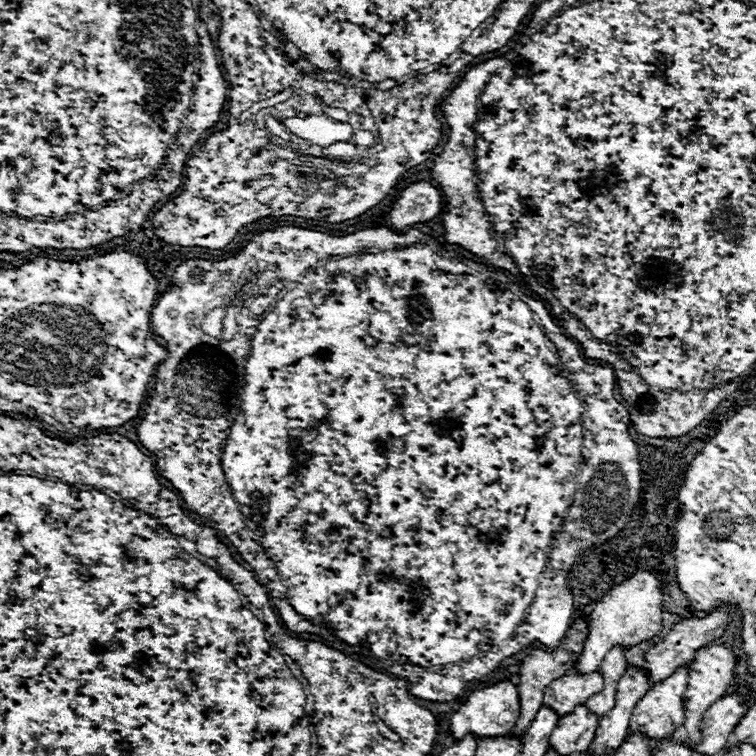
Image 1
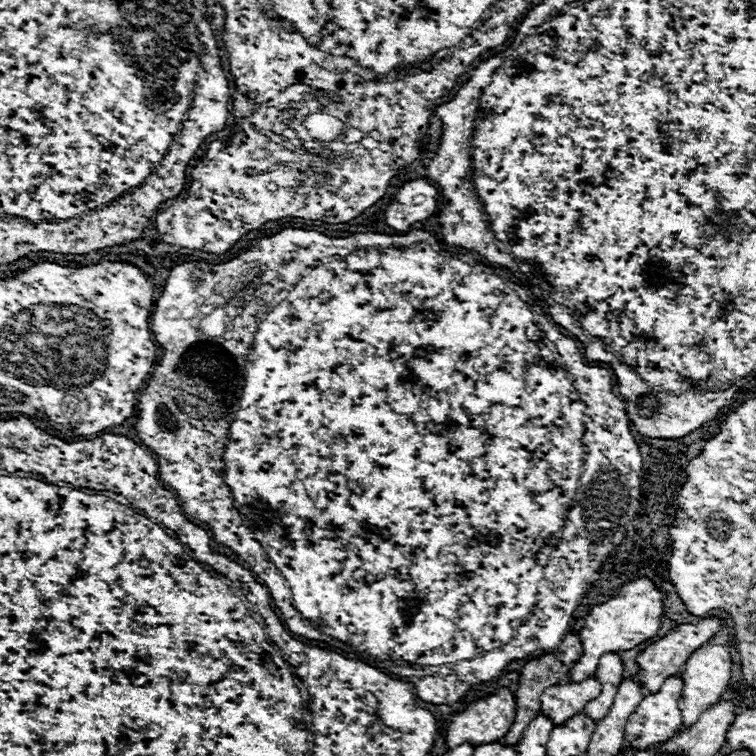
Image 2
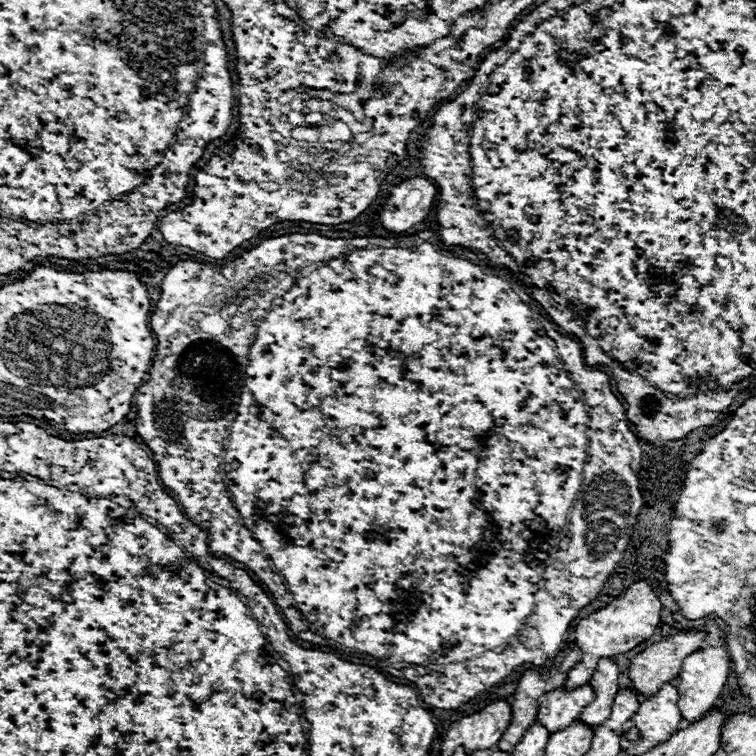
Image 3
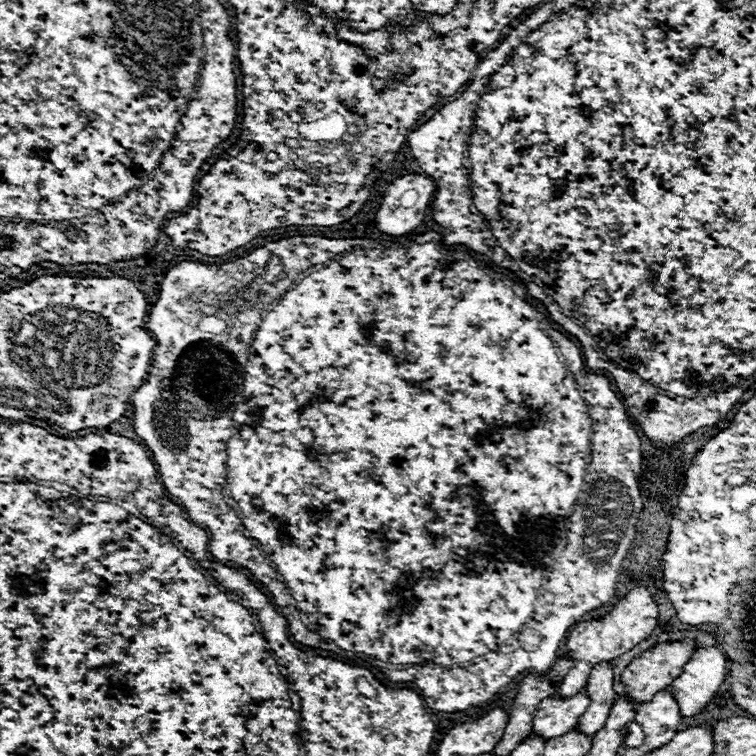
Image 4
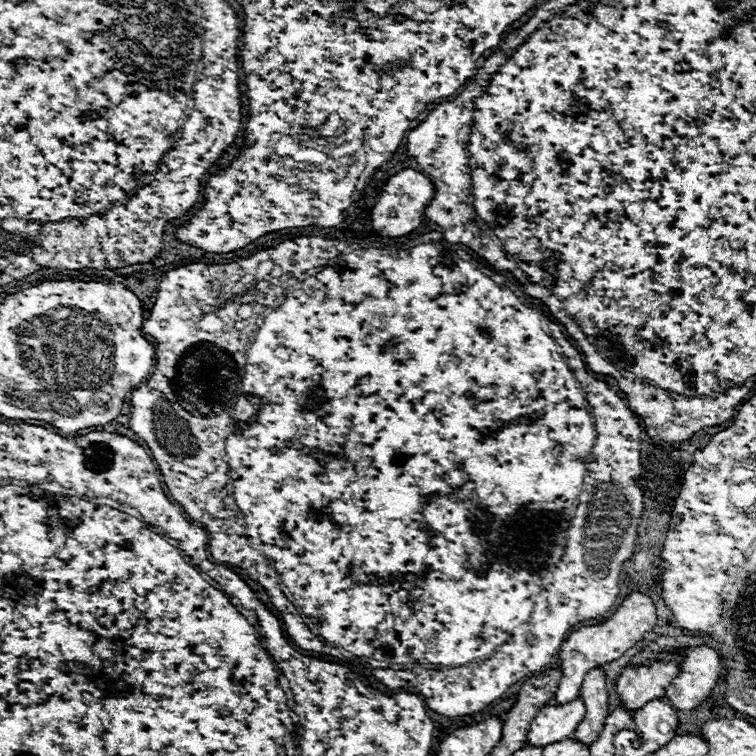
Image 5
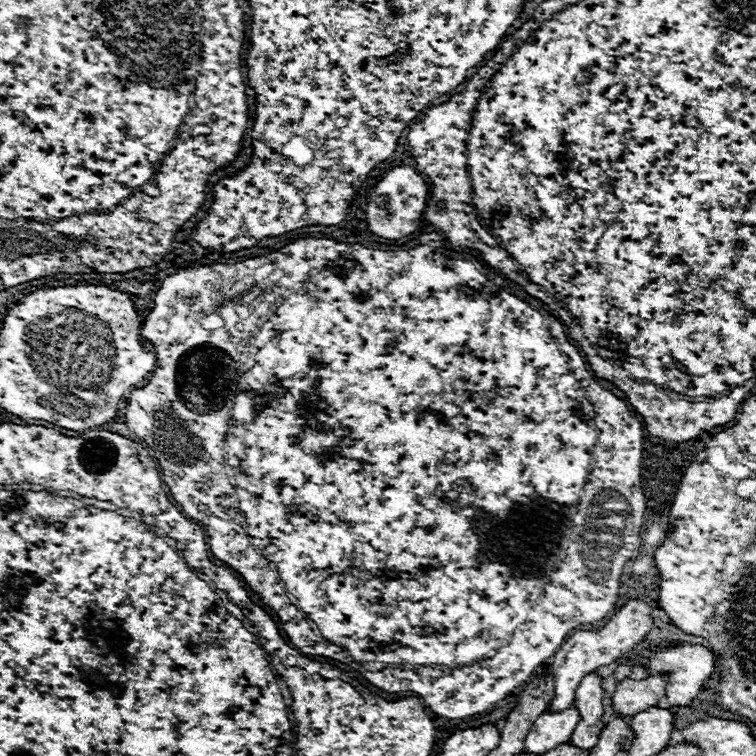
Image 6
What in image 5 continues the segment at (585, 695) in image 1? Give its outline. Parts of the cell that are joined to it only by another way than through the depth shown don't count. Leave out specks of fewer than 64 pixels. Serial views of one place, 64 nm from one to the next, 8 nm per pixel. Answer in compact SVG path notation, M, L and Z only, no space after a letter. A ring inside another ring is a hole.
M574 698L570 704L564 706L546 704L534 718L526 742L530 746L544 748L548 744L566 740L582 722L582 718L584 718L584 704L580 698Z

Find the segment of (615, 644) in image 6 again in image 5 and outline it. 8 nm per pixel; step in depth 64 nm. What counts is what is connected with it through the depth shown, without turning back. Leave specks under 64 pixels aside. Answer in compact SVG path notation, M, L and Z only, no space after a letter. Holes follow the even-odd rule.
M634 592L630 594L620 608L604 622L598 626L584 626L580 630L574 630L560 646L558 652L558 662L562 668L562 678L558 682L558 690L556 690L556 704L568 704L578 696L578 690L582 686L584 676L598 666L604 666L616 658L620 658L626 650L630 650L636 642L640 642L644 638L644 634L652 632L656 624L656 608L652 604L652 600L646 594Z

